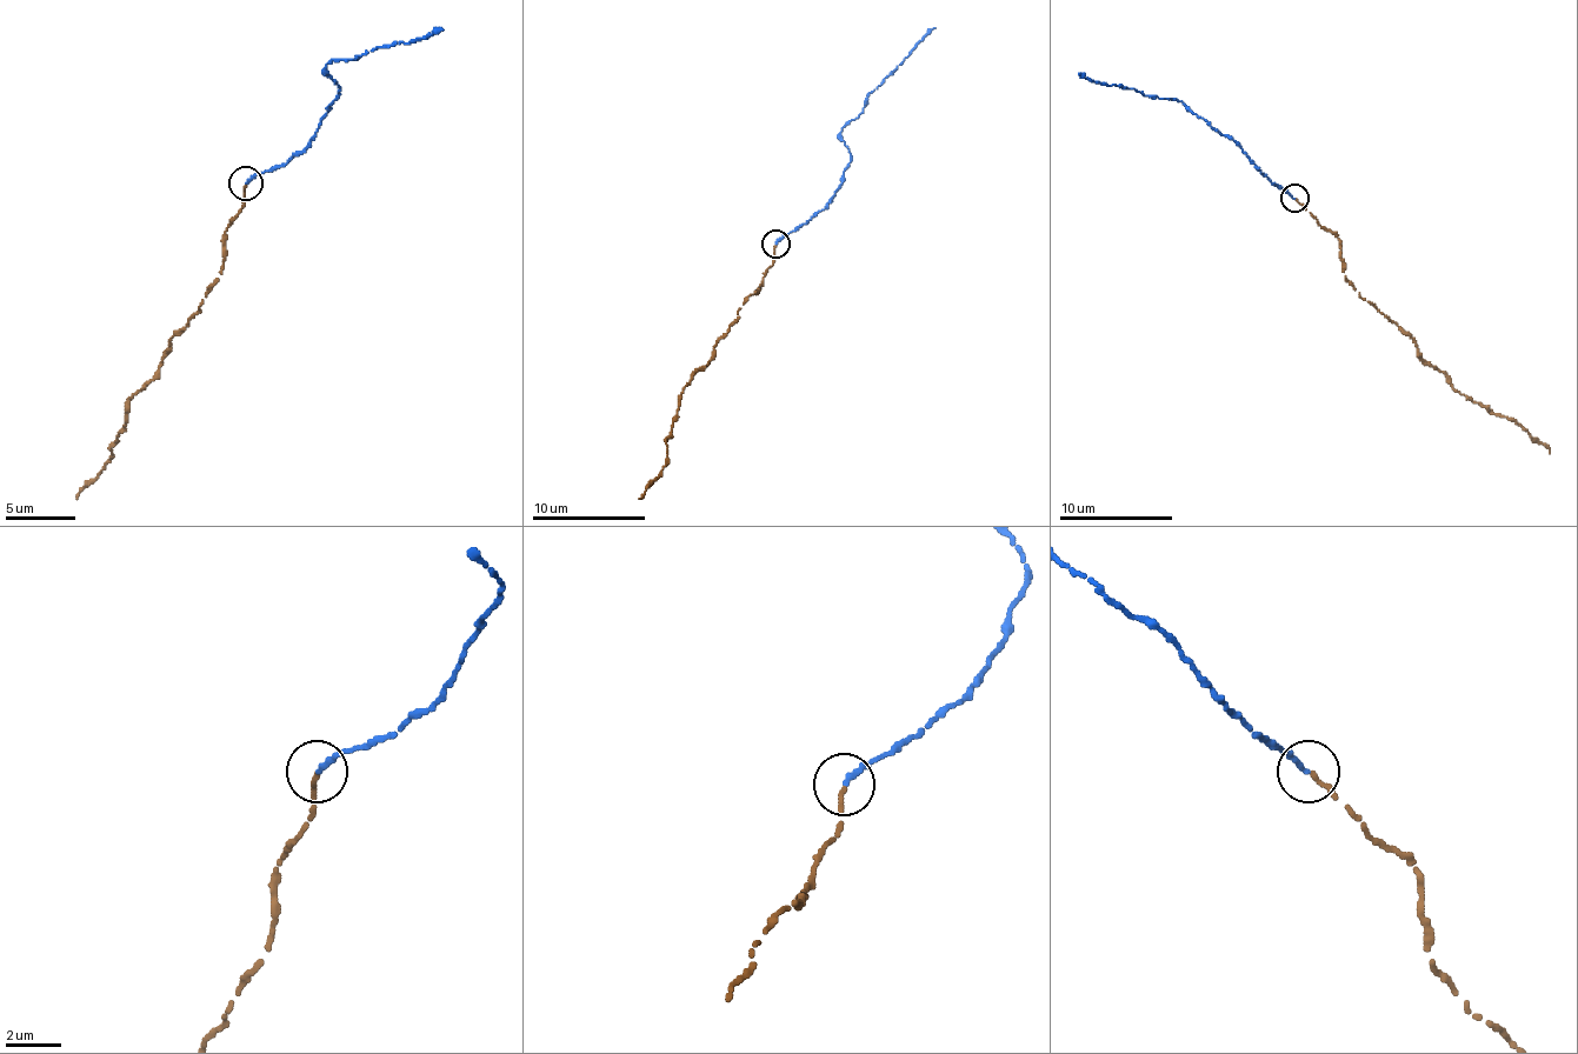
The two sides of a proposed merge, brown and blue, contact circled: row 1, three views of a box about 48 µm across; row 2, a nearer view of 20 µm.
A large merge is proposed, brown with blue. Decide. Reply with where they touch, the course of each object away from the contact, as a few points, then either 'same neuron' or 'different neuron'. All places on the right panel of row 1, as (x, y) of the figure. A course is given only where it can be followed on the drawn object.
at (1294, 198); brown runs (1294, 198), (1340, 242), (1343, 268), (1359, 297), (1399, 327), (1458, 392), (1515, 420), (1549, 454); blue runs (1294, 198), (1272, 184), (1247, 155), (1179, 101), (1145, 97), (1134, 87), (1100, 85), (1078, 73); same neuron

